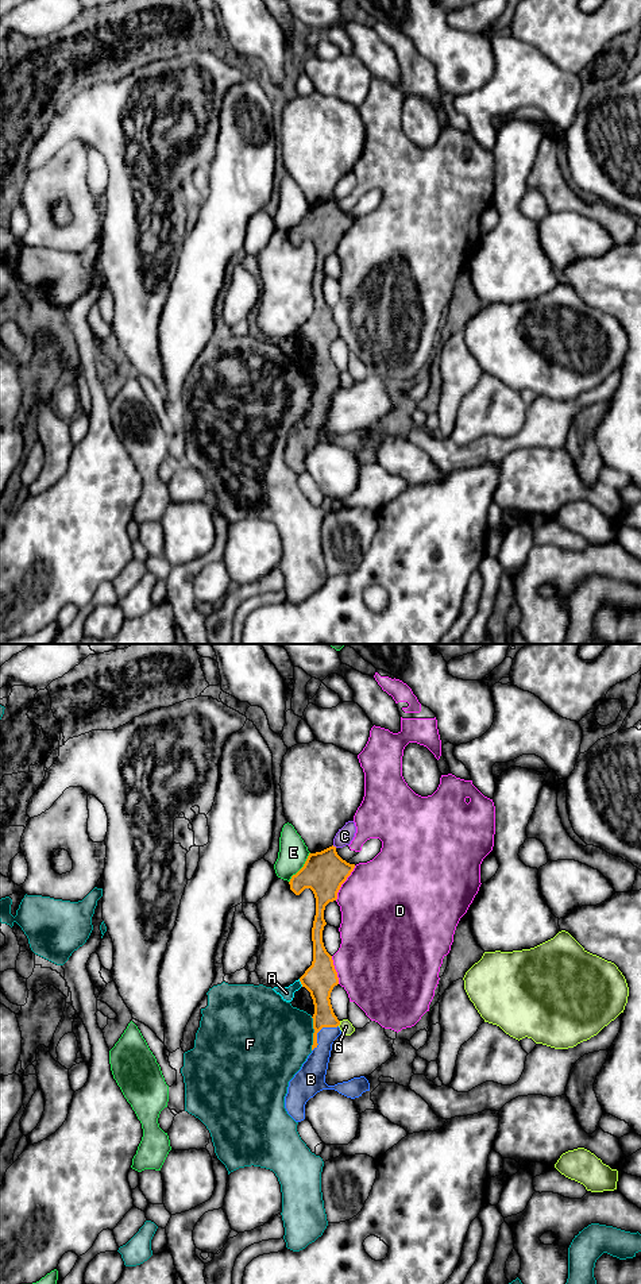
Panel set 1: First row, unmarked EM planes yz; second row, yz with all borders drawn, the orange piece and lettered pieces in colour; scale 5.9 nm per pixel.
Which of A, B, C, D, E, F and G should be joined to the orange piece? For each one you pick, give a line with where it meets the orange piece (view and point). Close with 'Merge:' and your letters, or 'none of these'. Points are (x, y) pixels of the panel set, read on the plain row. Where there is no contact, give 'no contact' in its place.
A: contact yz (301, 335)
B: contact yz (319, 382)
Merge: A, B

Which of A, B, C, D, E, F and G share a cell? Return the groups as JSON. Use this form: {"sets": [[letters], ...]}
{"sets": [["A", "B"], ["C"], ["D"], ["E"], ["F"], ["G"]]}

